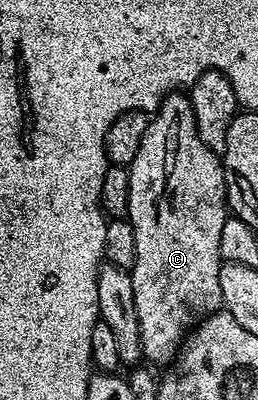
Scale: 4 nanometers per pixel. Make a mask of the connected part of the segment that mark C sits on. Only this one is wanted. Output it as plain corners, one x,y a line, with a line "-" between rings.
178,90
169,93
161,101
156,112
149,119
148,113
141,111
125,111
108,128
104,140
105,157
115,166
127,166
129,169
129,224
135,230
135,262
131,269
133,285
135,286
135,310
139,314
139,334
141,335
141,350
146,361
154,360
157,364
168,365
174,359
179,345
184,341
187,333
196,328
211,312
222,307
221,291
219,290
219,270
222,258
219,254
219,233
223,230
223,222
227,219
227,197
225,195
225,166
222,157
212,152
199,138
199,130
195,126
195,114
184,91

